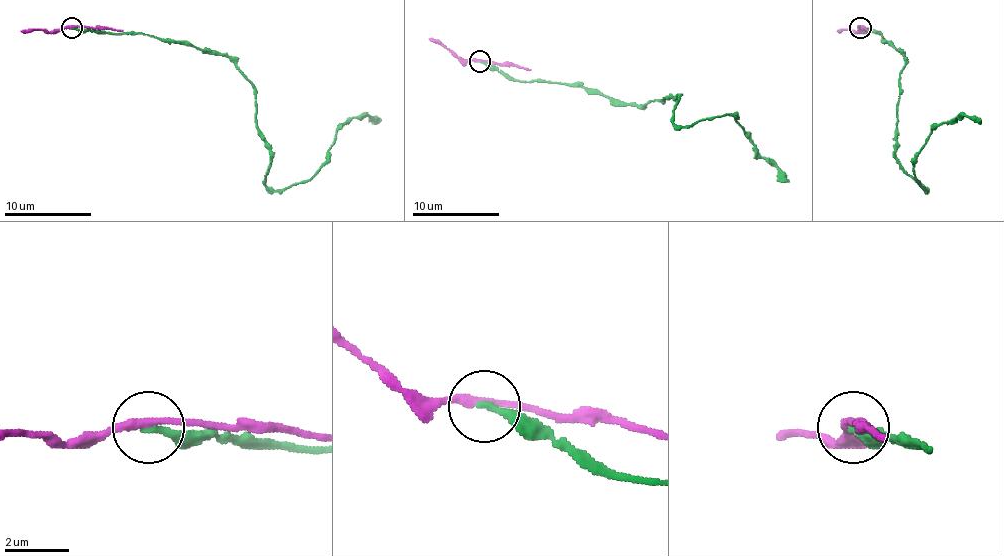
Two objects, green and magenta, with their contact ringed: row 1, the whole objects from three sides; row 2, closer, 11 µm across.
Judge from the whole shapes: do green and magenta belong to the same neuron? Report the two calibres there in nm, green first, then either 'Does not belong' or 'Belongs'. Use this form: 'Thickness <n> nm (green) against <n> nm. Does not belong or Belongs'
Thickness 240 nm (green) against 240 nm. Does not belong

